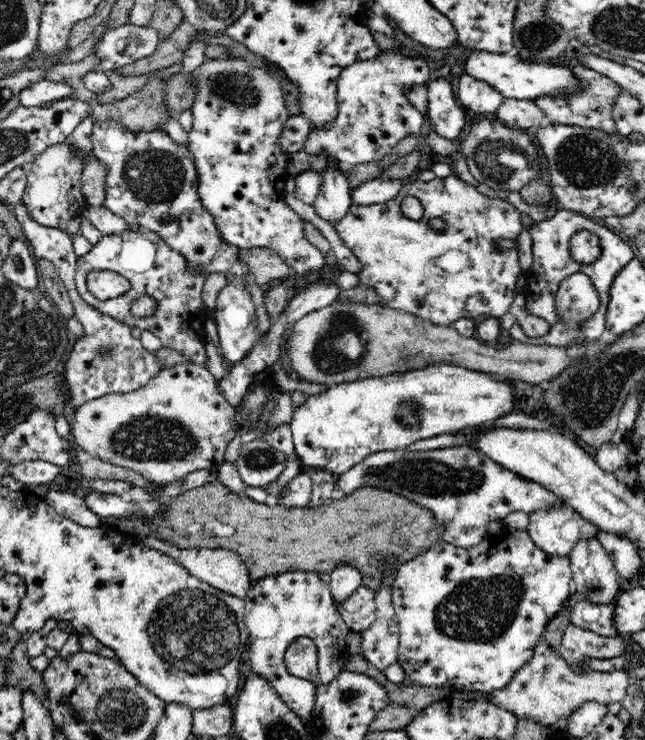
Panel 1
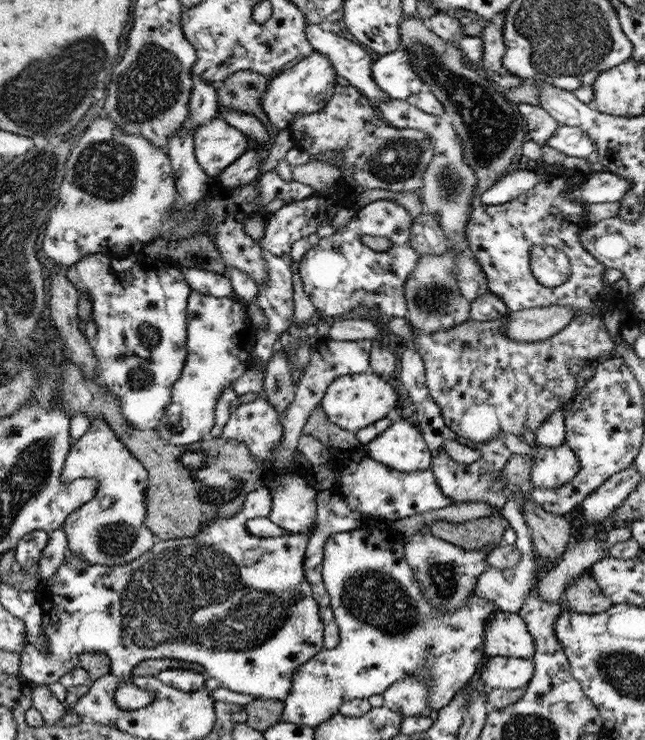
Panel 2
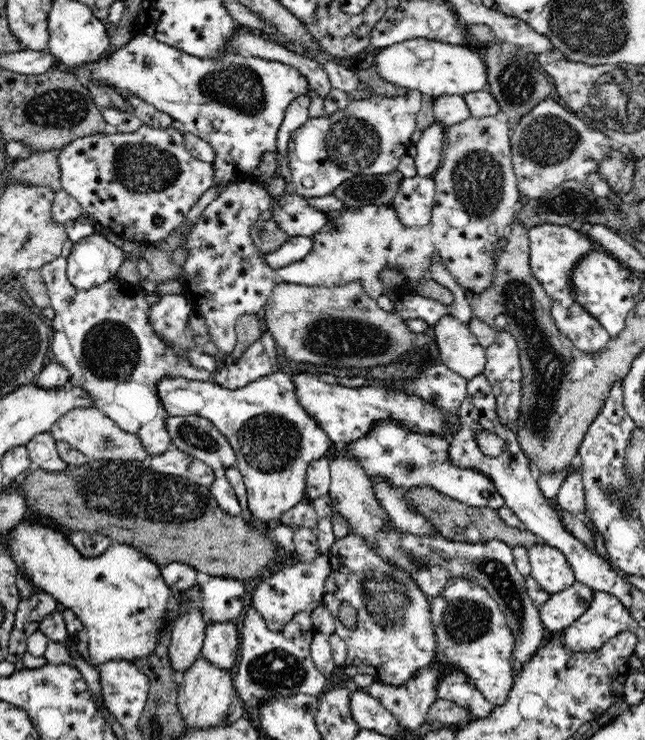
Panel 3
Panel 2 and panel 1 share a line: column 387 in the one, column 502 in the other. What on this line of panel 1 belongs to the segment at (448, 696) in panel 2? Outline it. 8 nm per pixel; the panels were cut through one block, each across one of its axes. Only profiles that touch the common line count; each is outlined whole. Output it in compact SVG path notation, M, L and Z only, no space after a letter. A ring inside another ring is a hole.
M503 526L498 533L488 533L480 544L470 548L460 548L447 542L438 542L430 550L415 556L412 560L398 566L396 576L391 588L393 607L397 616L399 626L398 664L404 669L406 678L402 680L402 686L426 685L431 687L442 687L450 694L454 690L472 690L490 693L493 690L506 688L510 680L516 676L518 668L522 668L532 660L534 648L542 634L546 630L548 622L562 610L568 596L572 593L572 578L570 559L567 556L549 555L536 547L536 543L530 538L528 531L521 531L512 527Z

